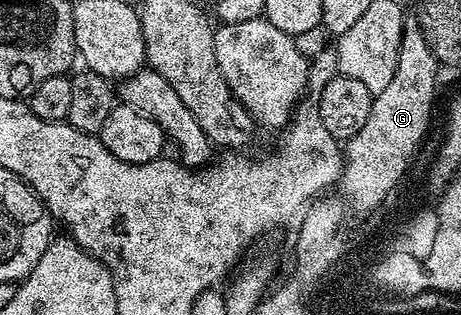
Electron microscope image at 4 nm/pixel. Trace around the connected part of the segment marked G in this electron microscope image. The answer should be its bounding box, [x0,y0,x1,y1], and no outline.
[341,17,437,207]

